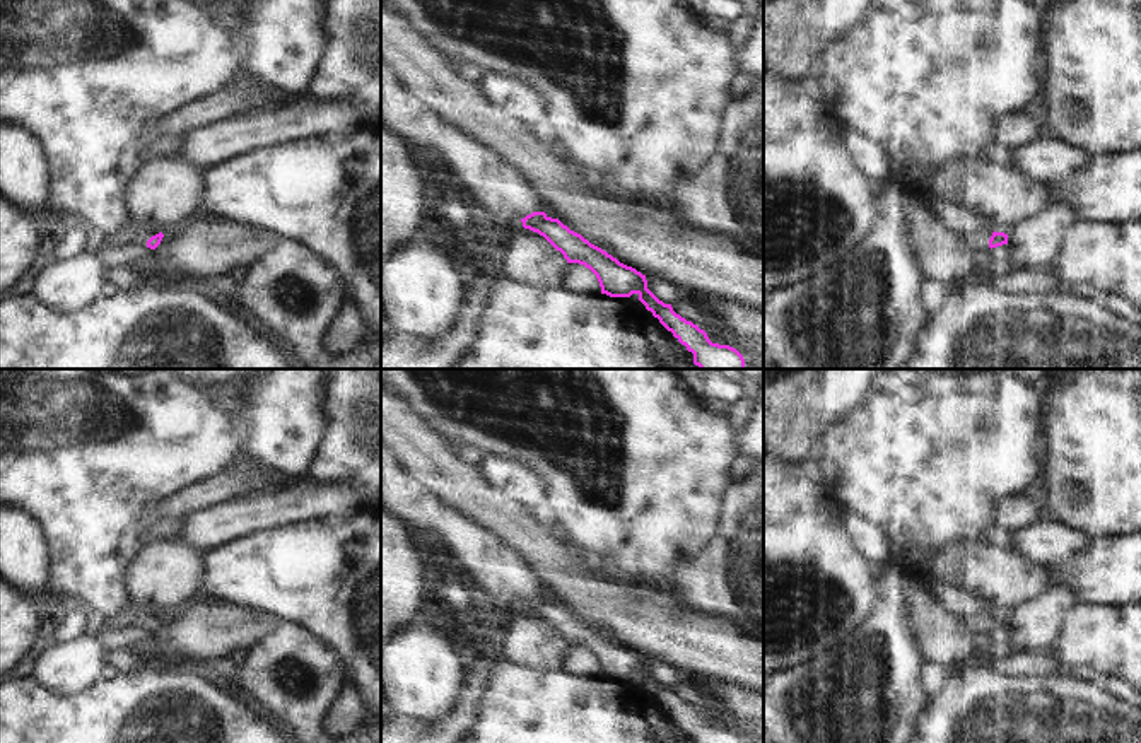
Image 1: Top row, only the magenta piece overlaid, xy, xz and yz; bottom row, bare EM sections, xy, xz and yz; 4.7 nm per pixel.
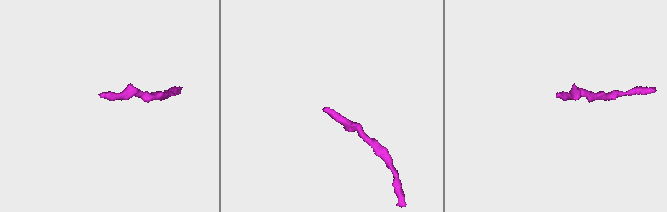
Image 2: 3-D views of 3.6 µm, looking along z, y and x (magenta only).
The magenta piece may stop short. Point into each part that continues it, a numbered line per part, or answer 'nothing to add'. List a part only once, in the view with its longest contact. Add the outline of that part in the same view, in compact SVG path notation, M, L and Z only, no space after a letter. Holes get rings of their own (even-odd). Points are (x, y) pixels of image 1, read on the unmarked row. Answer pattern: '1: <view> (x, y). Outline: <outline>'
1: xz (506, 576). Outline: M383 441L381 504L405 523L441 536L451 555L500 606L511 608L533 594L545 594L543 579L518 550L403 471Z

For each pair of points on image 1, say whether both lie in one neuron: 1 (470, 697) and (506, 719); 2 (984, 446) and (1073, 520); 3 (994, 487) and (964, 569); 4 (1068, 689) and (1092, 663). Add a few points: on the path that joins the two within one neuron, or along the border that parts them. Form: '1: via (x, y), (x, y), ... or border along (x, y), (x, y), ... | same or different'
1: border along (496, 666), (482, 694), (477, 716), (470, 725) | different
2: border along (1041, 434), (1042, 475) | different
3: border along (984, 537), (947, 542), (936, 554) | different
4: border along (1070, 675), (1094, 684) | different

